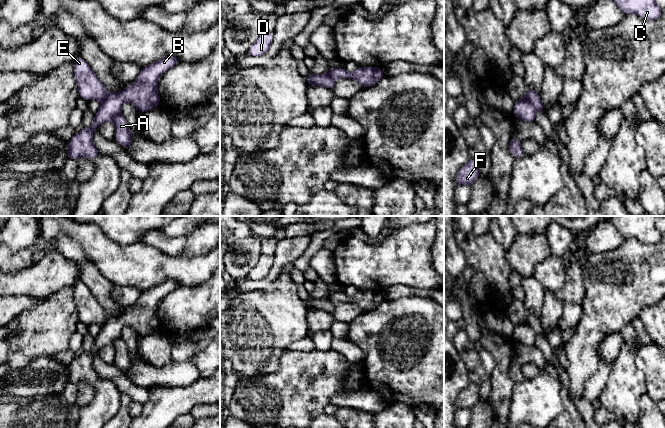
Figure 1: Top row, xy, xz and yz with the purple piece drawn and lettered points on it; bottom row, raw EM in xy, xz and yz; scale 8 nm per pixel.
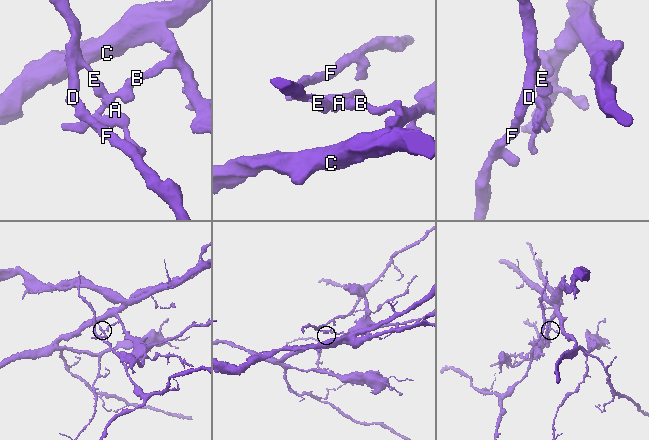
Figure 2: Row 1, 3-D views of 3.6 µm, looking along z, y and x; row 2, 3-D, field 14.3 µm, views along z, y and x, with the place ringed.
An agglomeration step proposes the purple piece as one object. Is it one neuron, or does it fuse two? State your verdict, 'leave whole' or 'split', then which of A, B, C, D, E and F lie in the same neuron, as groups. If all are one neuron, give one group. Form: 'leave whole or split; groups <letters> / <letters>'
split; groups A D E F / B C

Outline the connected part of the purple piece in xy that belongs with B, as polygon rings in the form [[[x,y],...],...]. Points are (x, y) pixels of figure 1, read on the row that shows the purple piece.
[[[166,56],[159,60],[144,66],[141,68],[139,75],[136,80],[137,83],[129,85],[121,92],[109,93],[105,100],[101,101],[99,110],[95,113],[93,125],[91,127],[85,127],[81,131],[75,134],[69,141],[67,141],[67,159],[77,160],[82,156],[86,156],[94,160],[99,156],[99,152],[93,145],[93,131],[107,121],[113,120],[113,118],[121,114],[121,107],[125,101],[131,102],[139,113],[146,112],[149,109],[157,108],[160,106],[160,97],[157,92],[158,80],[161,74],[175,66],[181,59],[176,56]]]

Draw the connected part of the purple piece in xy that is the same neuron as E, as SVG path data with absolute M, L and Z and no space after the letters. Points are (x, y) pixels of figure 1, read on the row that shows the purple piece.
M79 56L75 59L73 65L79 96L87 101L105 100L108 95L106 87L96 76L85 59Z

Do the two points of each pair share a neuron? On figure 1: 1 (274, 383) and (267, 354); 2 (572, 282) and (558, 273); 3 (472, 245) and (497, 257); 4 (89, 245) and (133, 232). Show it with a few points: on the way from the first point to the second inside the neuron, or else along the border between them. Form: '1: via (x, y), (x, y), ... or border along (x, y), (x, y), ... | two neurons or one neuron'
1: border along (284, 352), (275, 371), (248, 378) | two neurons
2: border along (567, 266), (567, 279), (554, 292) | two neurons
3: via (478, 250), (491, 257) | one neuron
4: border along (97, 226), (114, 241), (122, 244), (134, 242) | two neurons

